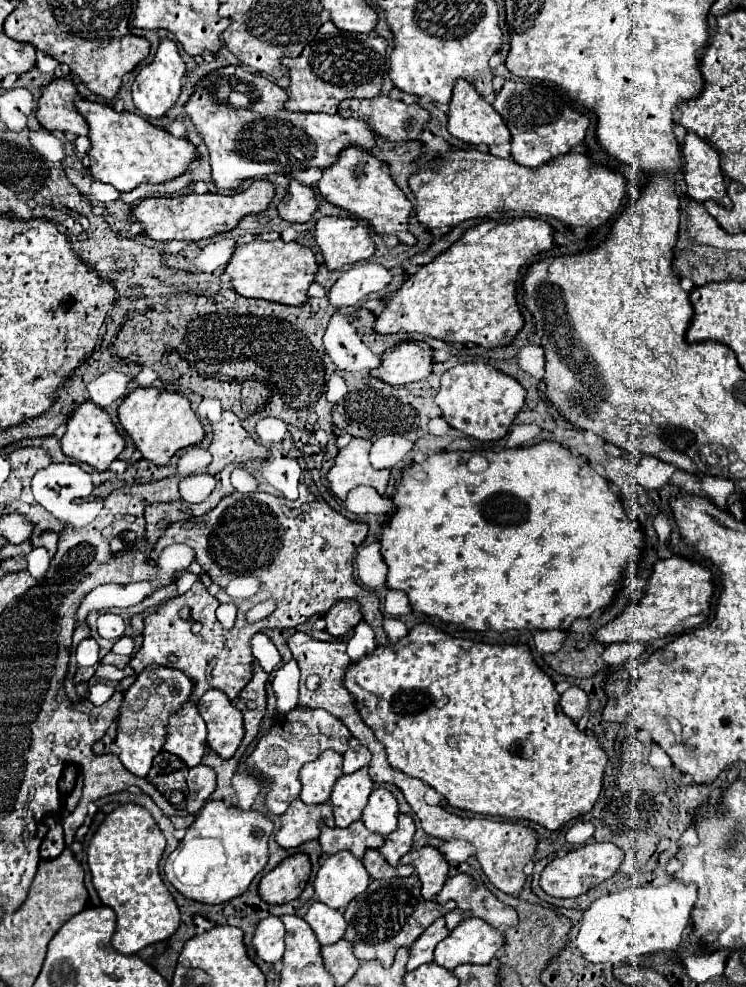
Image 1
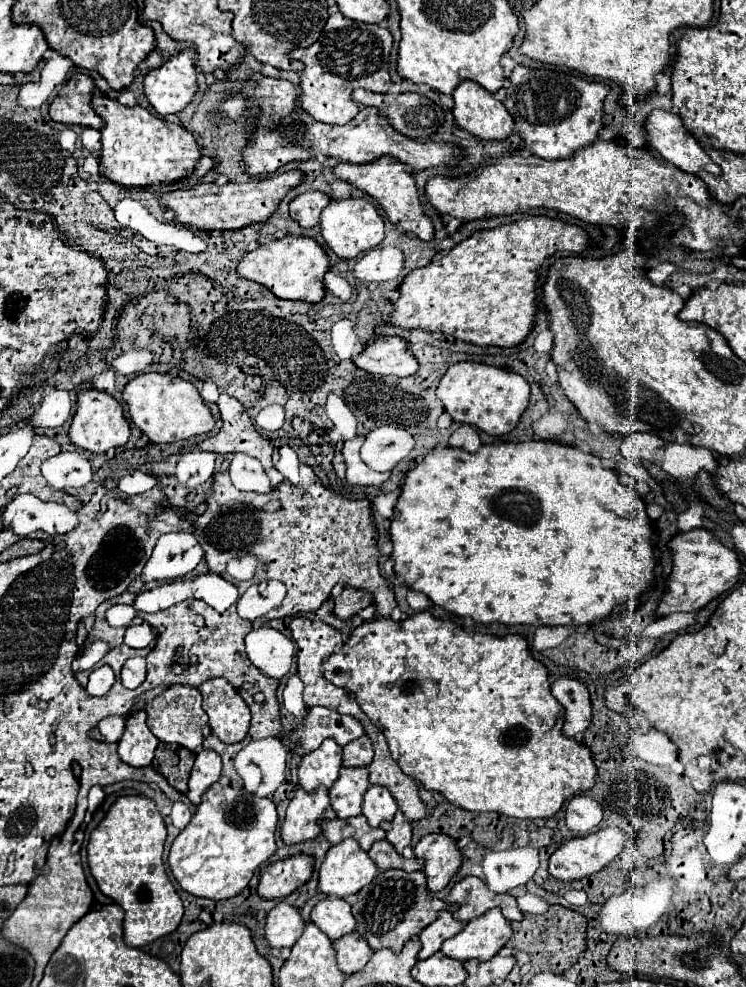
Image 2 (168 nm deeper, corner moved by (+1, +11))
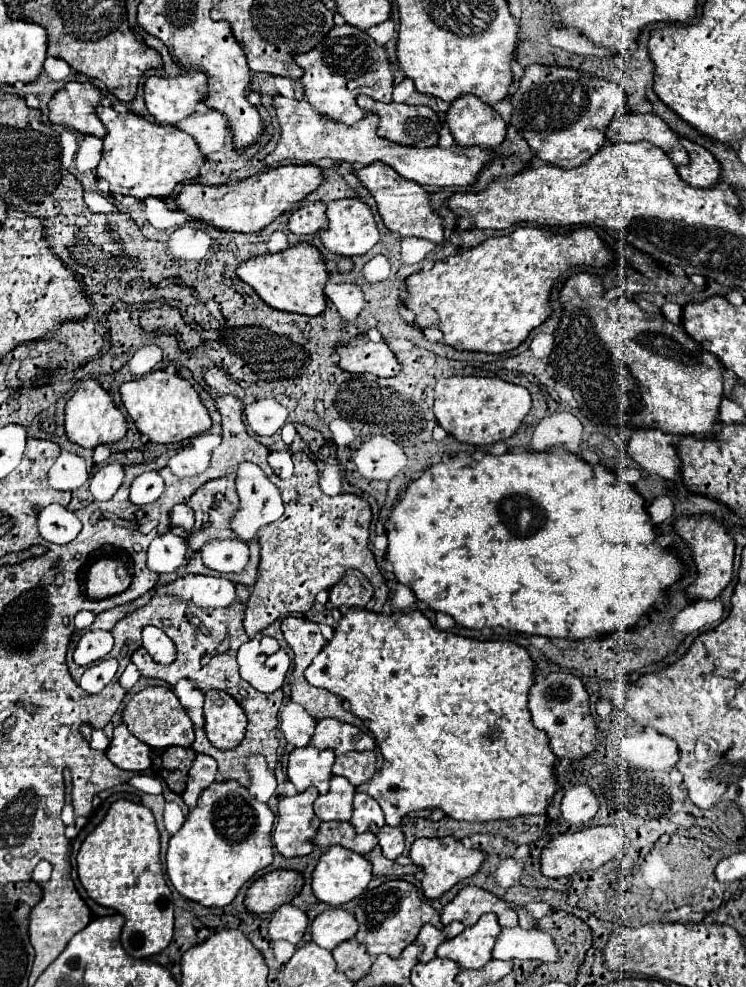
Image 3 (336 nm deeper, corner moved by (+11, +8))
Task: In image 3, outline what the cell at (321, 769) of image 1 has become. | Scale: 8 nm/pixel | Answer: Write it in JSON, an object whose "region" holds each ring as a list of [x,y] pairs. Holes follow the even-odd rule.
{"region":[[[309,744],[295,748],[289,754],[287,774],[297,792],[305,792],[309,786],[315,786],[319,794],[327,794],[333,762],[335,754],[331,750],[319,750]]]}

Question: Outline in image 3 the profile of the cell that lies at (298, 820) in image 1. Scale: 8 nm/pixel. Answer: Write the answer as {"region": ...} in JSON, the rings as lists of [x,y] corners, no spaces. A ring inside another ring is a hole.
{"region":[[[317,788],[287,796],[279,802],[279,820],[273,830],[273,844],[285,858],[307,856],[313,850],[313,836],[321,820],[313,812]]]}

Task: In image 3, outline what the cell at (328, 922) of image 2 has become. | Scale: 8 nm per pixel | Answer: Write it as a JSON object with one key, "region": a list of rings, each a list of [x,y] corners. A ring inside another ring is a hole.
{"region":[[[329,908],[313,920],[311,934],[317,946],[333,950],[341,942],[347,942],[357,934],[357,920],[343,908]]]}

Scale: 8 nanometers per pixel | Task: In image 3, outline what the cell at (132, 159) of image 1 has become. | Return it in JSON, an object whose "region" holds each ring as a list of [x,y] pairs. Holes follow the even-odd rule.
{"region":[[[99,106],[97,108],[99,120],[107,126],[107,136],[103,138],[103,158],[97,166],[97,176],[105,178],[111,186],[111,194],[123,194],[123,196],[133,196],[135,200],[145,200],[145,198],[167,198],[173,188],[181,182],[189,182],[199,176],[199,168],[205,162],[205,156],[201,154],[197,142],[193,136],[187,132],[179,130],[177,126],[159,126],[143,116],[137,114],[121,114],[113,108]]]}

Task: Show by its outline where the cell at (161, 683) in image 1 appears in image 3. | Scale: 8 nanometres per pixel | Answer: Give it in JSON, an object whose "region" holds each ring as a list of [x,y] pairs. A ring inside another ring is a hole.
{"region":[[[119,724],[115,728],[113,740],[109,744],[109,748],[105,750],[105,754],[109,756],[109,760],[123,770],[131,770],[131,772],[143,772],[151,766],[151,748],[137,740],[125,724]]]}

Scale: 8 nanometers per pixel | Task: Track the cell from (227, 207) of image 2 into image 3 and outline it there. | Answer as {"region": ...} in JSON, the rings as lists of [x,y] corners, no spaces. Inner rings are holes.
{"region":[[[311,164],[281,166],[275,170],[249,176],[241,182],[229,182],[223,186],[185,184],[183,192],[177,196],[177,206],[189,216],[203,220],[221,230],[259,232],[265,226],[269,226],[277,216],[287,212],[293,204],[307,198],[321,184],[323,184],[323,170],[319,166],[311,166]]]}

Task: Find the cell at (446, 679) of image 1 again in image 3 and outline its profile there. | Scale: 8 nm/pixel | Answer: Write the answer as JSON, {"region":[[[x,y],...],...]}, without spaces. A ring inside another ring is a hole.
{"region":[[[349,608],[341,616],[333,638],[315,656],[315,660],[307,668],[305,676],[307,676],[307,682],[311,682],[311,686],[331,690],[341,700],[347,700],[349,710],[359,720],[363,720],[363,724],[375,736],[385,762],[383,762],[379,774],[373,776],[371,782],[359,786],[356,791],[365,792],[379,802],[389,826],[399,826],[399,818],[403,818],[409,812],[425,810],[425,808],[441,808],[447,816],[451,816],[455,820],[465,820],[465,822],[509,820],[509,818],[517,818],[517,816],[525,816],[525,814],[541,814],[547,810],[547,804],[557,790],[557,780],[555,780],[557,758],[553,752],[549,752],[547,734],[537,730],[531,724],[531,712],[527,708],[527,702],[529,702],[529,688],[533,686],[533,660],[529,658],[525,648],[507,640],[481,641],[453,634],[453,632],[437,630],[419,610],[385,616],[385,614],[367,610],[367,608]]]}

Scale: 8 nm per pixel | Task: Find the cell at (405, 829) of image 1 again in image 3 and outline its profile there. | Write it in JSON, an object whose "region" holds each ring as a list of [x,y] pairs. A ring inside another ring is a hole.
{"region":[[[383,826],[377,834],[379,838],[379,846],[383,850],[383,856],[397,860],[403,850],[405,850],[405,836],[401,832],[401,828],[393,828],[393,826]]]}

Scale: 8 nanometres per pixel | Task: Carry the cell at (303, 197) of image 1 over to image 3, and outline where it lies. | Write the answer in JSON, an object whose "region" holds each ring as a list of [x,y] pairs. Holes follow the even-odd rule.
{"region":[[[309,202],[303,208],[295,210],[289,218],[289,230],[293,234],[317,234],[319,230],[325,228],[327,228],[327,216],[323,202]]]}

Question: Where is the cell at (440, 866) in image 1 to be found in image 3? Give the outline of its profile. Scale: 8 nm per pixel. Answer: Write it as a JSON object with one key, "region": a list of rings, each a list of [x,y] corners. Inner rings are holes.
{"region":[[[445,836],[445,838],[419,838],[419,840],[413,842],[409,858],[411,858],[413,864],[423,868],[423,880],[421,880],[423,882],[423,894],[429,900],[441,898],[455,884],[459,884],[461,880],[473,876],[481,868],[481,864],[485,862],[485,854],[481,850],[465,848],[463,842],[453,838],[453,836]]]}

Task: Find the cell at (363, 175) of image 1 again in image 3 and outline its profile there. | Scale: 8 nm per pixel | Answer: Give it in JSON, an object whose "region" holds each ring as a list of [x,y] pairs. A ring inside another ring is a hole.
{"region":[[[373,162],[369,166],[363,166],[361,170],[355,170],[355,174],[371,190],[379,214],[391,232],[397,232],[401,238],[415,236],[431,240],[435,244],[443,242],[443,218],[433,210],[431,194],[421,184],[403,180],[395,170],[391,170],[383,162]]]}

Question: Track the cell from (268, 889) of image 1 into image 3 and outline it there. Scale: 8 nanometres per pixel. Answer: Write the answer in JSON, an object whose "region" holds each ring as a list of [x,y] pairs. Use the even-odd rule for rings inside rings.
{"region":[[[273,870],[251,884],[245,906],[251,914],[273,914],[281,904],[291,902],[303,888],[303,876],[293,870]]]}

